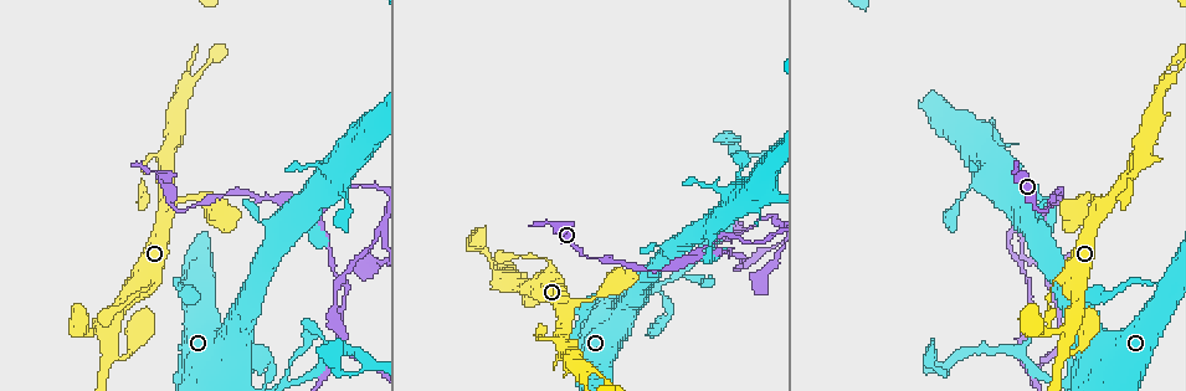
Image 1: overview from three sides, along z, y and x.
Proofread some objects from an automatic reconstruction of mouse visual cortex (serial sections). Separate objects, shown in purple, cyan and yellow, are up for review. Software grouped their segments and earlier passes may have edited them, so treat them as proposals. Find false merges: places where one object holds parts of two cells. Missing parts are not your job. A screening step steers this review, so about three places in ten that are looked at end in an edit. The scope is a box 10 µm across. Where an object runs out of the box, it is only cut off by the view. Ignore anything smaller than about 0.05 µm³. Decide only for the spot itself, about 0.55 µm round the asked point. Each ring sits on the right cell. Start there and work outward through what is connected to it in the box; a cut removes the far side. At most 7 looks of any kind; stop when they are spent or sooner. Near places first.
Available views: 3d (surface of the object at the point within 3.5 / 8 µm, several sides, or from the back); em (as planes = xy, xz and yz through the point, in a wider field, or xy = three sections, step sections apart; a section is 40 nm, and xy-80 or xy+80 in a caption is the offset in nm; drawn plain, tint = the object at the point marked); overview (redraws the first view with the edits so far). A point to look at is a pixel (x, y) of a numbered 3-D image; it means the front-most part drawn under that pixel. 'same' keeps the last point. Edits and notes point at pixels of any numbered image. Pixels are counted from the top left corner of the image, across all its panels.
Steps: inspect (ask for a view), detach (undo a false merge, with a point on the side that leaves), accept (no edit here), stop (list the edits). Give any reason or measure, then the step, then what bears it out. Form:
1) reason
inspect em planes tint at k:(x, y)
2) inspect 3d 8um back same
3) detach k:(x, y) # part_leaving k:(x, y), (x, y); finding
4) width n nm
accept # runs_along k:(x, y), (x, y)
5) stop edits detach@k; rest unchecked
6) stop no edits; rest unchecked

thick turns thin
inspect em xy step 5 tint at 1:(1069, 368)

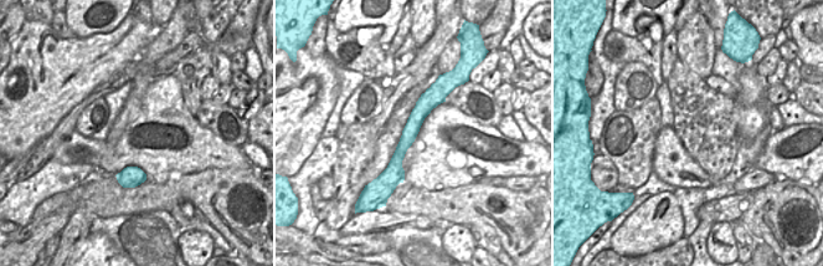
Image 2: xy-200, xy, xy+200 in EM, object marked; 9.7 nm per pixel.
see where the arms go
inspect 3d 3.5um same

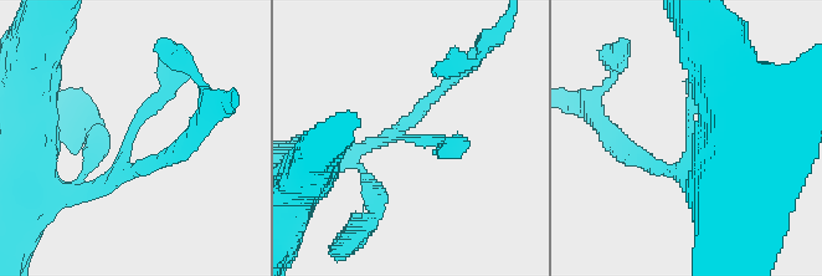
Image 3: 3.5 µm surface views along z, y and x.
accept # runs_along 3:(82, 188), (121, 173), (124, 138), (174, 73); one cell here

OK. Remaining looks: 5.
abrupt turn
inspect 3d 3.5um at 1:(525, 275)

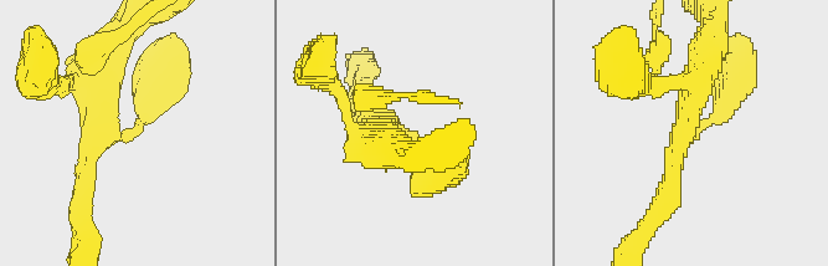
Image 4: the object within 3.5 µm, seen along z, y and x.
now the EM
inspect em xy step 1 tint at 4:(130, 132)

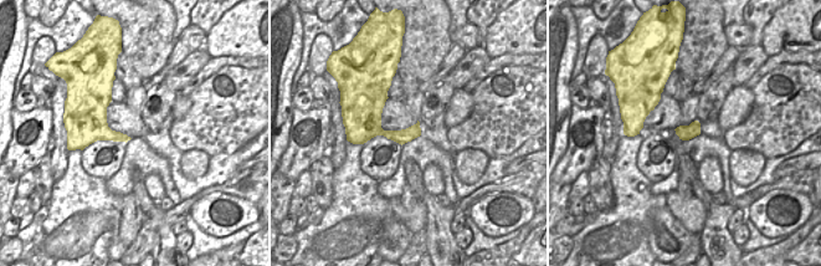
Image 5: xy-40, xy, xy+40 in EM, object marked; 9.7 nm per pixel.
accept # runs_along 4:(381, 136), (394, 123), (440, 173); all the same cell

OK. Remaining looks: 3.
narrows sharply
inspect 3d 3.5um at 1:(951, 368)

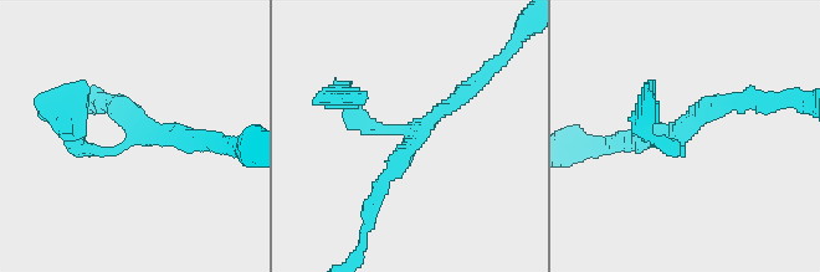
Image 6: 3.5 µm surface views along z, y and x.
shape alone is not enough
inspect em xy step 3 tint at 6:(414, 131)

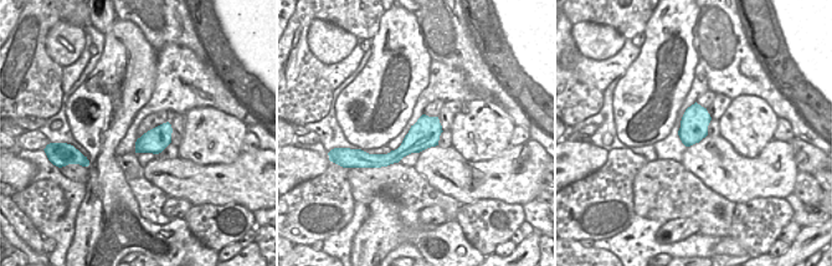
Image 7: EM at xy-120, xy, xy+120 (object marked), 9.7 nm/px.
arms 3
accept # runs_along 7:(435, 119), (396, 155), (370, 160); all the same cell

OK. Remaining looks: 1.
stop no edits; rest unchecked

